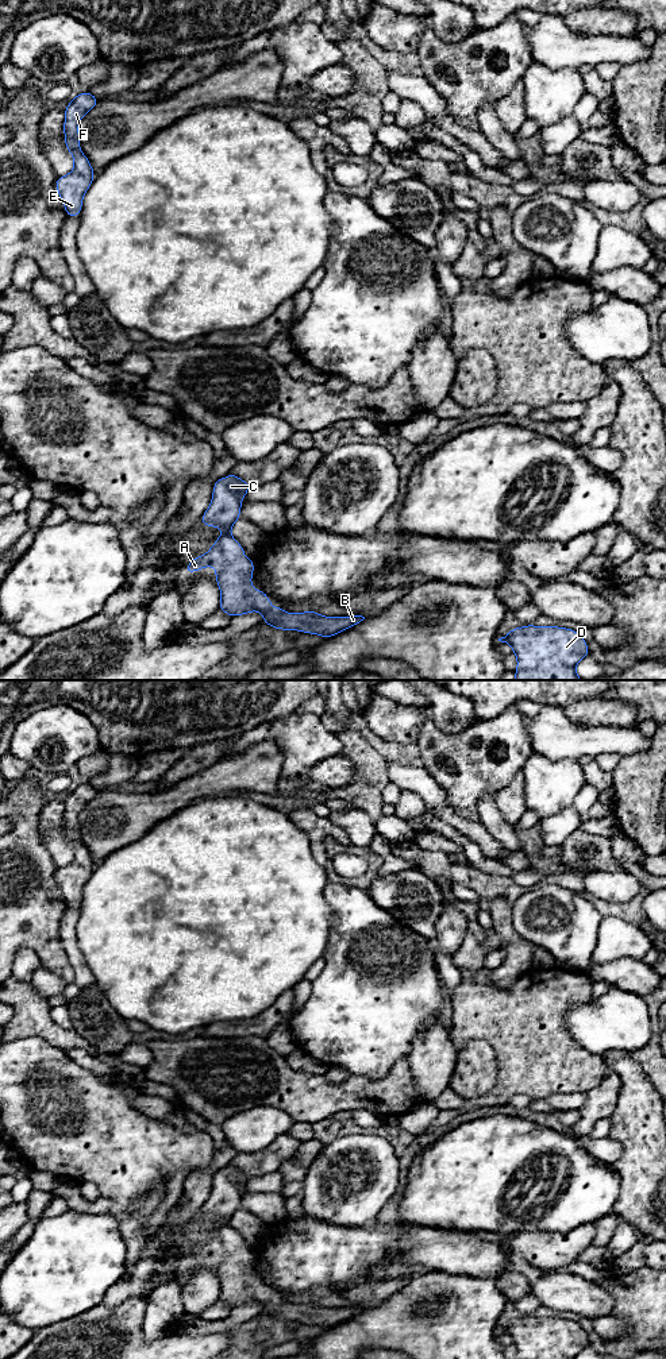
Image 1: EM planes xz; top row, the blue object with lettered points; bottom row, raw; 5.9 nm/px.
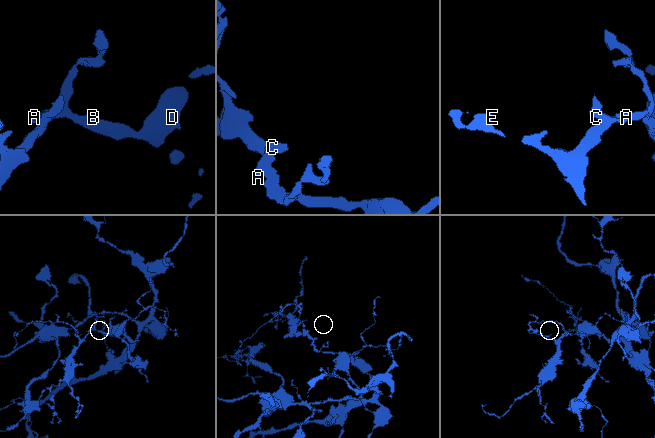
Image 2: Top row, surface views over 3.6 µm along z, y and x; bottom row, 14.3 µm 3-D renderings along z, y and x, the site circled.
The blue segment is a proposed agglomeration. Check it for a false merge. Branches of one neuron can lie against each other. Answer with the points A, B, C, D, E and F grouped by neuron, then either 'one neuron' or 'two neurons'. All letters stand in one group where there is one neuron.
A B C D E F; one neuron

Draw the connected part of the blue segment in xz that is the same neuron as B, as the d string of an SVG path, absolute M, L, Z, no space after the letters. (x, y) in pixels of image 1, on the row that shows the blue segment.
M232 472L220 478L213 484L213 494L208 509L201 516L201 526L222 528L224 532L205 555L192 559L185 574L189 575L205 567L215 567L215 579L220 588L219 609L231 618L259 611L262 622L269 628L286 632L319 634L322 638L358 625L365 619L362 615L324 617L309 609L305 613L290 614L284 607L273 607L270 598L262 590L251 587L254 561L245 557L243 547L231 536L232 525L240 518L240 501L246 498L250 483Z

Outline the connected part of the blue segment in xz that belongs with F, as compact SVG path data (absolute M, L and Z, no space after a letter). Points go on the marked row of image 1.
M81 92L63 109L65 147L73 155L74 167L69 174L57 178L55 189L69 217L80 216L84 194L95 179L93 167L80 150L78 123L97 103L91 92Z

